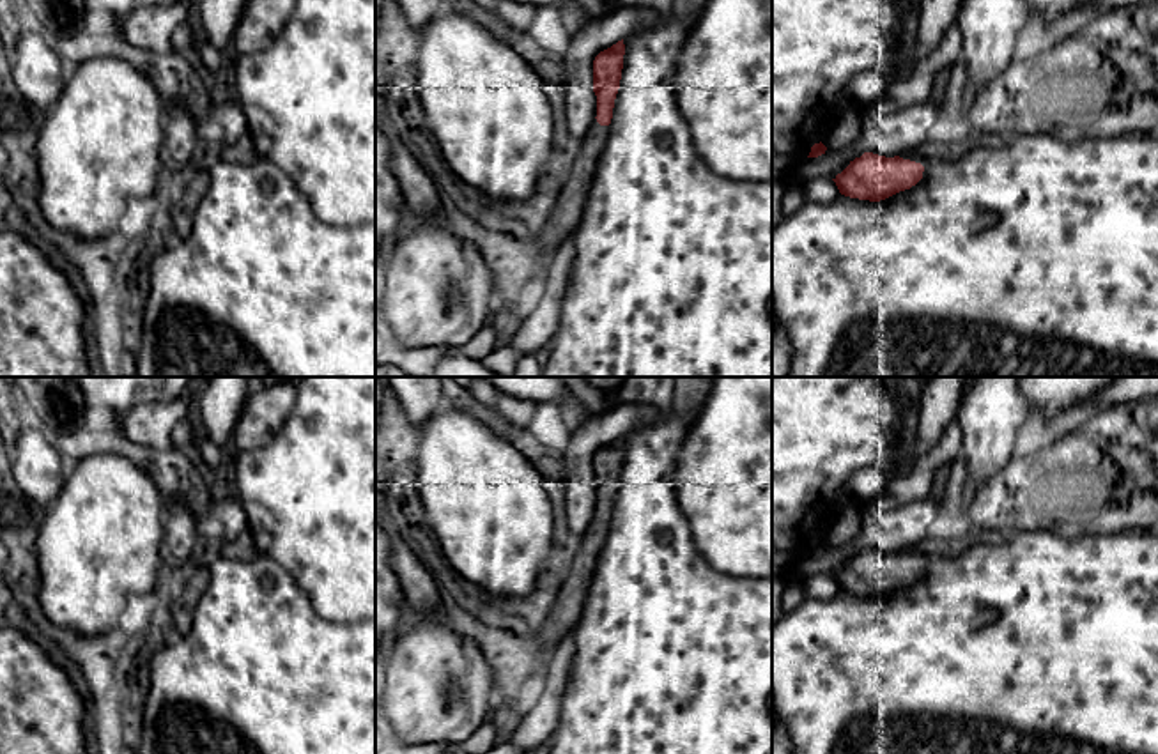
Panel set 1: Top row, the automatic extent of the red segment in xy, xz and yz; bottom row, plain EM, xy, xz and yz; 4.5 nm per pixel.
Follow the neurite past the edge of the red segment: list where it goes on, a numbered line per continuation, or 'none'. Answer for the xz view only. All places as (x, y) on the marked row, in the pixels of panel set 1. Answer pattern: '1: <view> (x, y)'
1: xz (571, 195)

